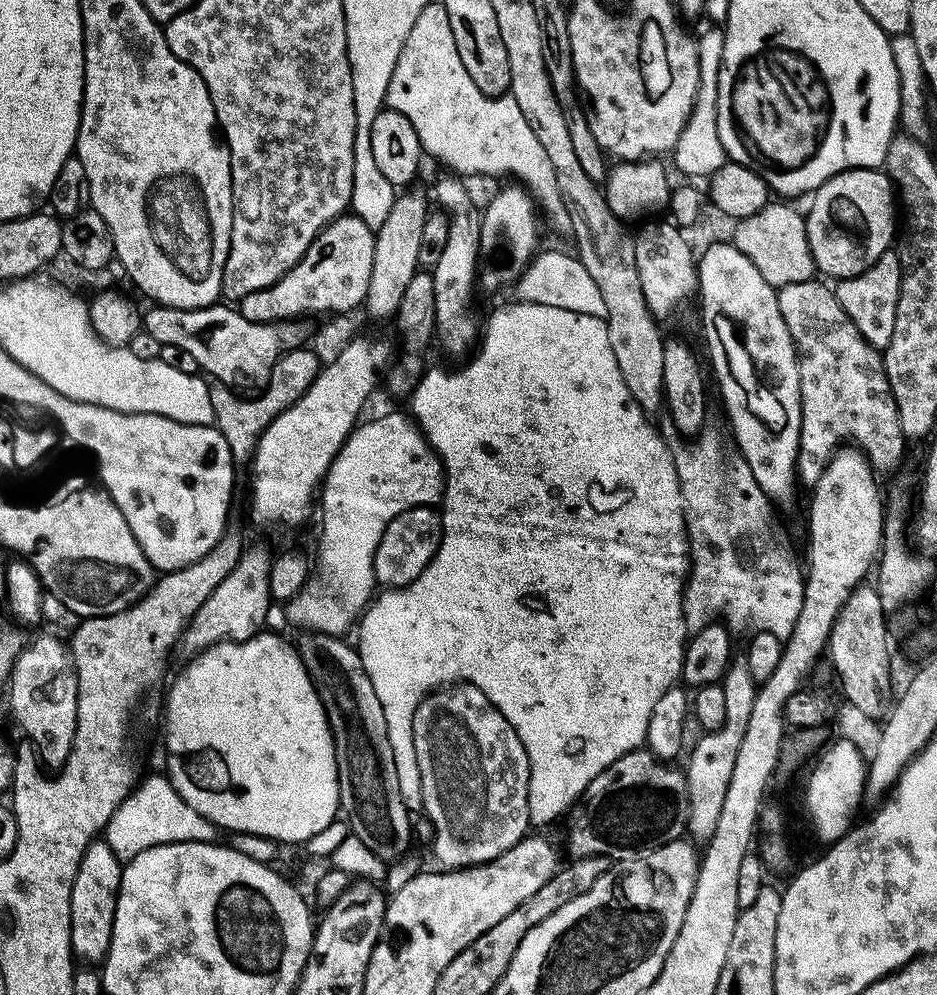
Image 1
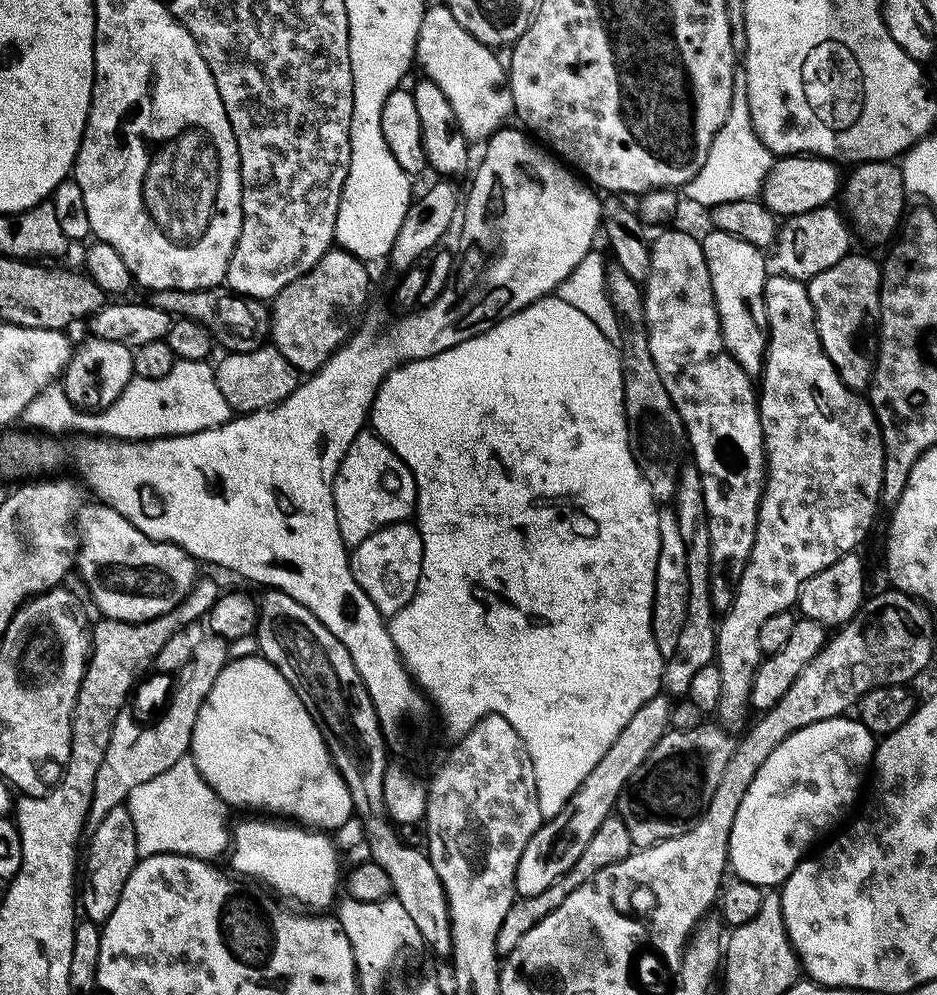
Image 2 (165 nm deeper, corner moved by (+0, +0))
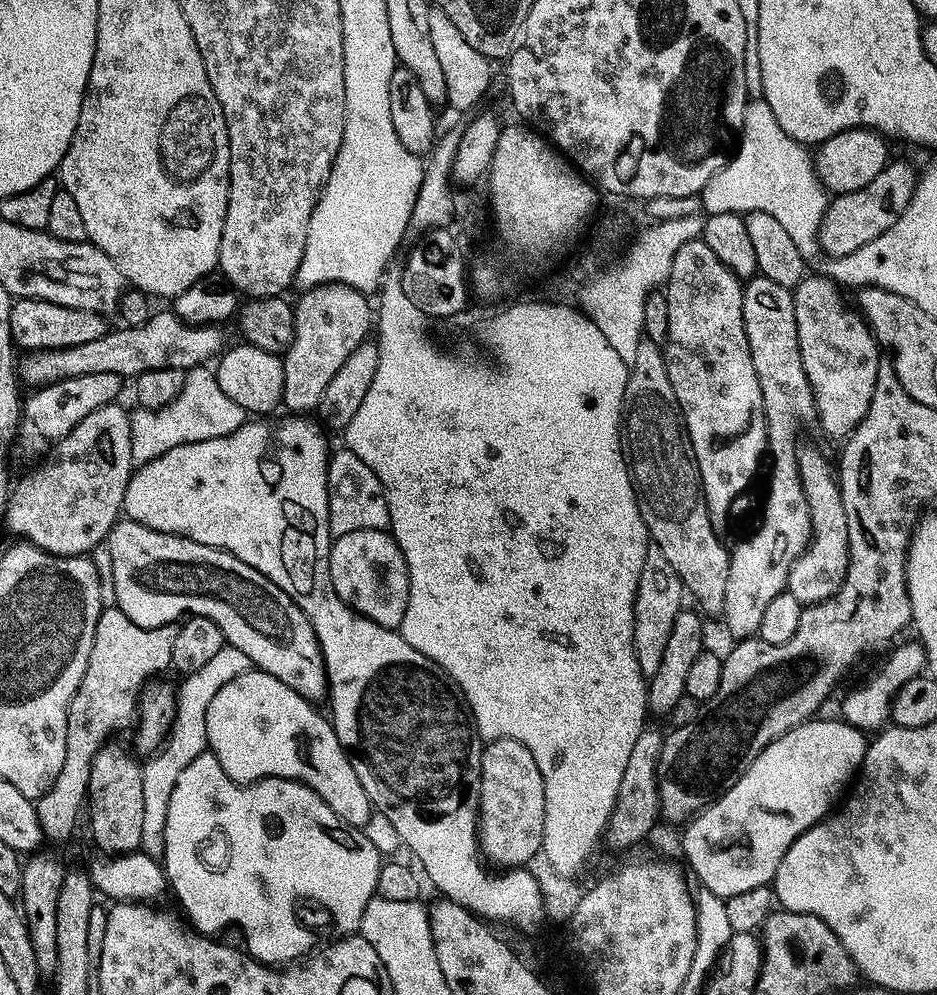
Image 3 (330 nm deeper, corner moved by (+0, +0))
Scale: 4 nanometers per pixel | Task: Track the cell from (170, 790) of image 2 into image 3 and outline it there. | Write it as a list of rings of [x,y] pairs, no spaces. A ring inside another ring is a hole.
[[[225,646],[198,670],[187,673],[180,684],[180,693],[176,696],[176,708],[172,717],[172,727],[168,729],[166,743],[151,758],[143,761],[142,767],[142,842],[140,848],[148,855],[160,858],[164,854],[164,827],[166,826],[166,810],[170,806],[170,794],[174,794],[174,786],[186,766],[194,762],[208,748],[206,734],[206,710],[210,702],[214,702],[214,694],[226,686],[234,678],[246,674],[253,667],[250,658],[242,654],[242,650]]]

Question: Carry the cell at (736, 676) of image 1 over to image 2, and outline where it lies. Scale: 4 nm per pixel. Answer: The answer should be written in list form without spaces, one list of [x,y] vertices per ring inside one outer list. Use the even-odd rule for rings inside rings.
[[[773,275],[764,282],[768,352],[764,355],[764,388],[762,384],[758,394],[766,453],[766,487],[760,498],[758,530],[748,565],[735,581],[732,607],[723,613],[716,630],[714,663],[722,676],[718,720],[729,730],[736,730],[750,713],[752,683],[762,659],[758,646],[762,622],[770,614],[789,611],[810,578],[860,548],[859,544],[867,538],[876,520],[884,490],[884,438],[880,435],[875,407],[865,397],[864,401],[857,389],[844,385],[834,362],[824,352],[807,283]]]

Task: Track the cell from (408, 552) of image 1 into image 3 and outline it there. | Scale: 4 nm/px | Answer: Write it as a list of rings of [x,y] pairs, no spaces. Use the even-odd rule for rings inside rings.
[[[354,530],[350,534],[335,537],[330,550],[330,582],[334,582],[338,598],[342,598],[344,604],[350,605],[356,611],[356,615],[370,618],[383,628],[399,629],[410,598],[410,582],[406,558],[392,537],[391,531]]]

